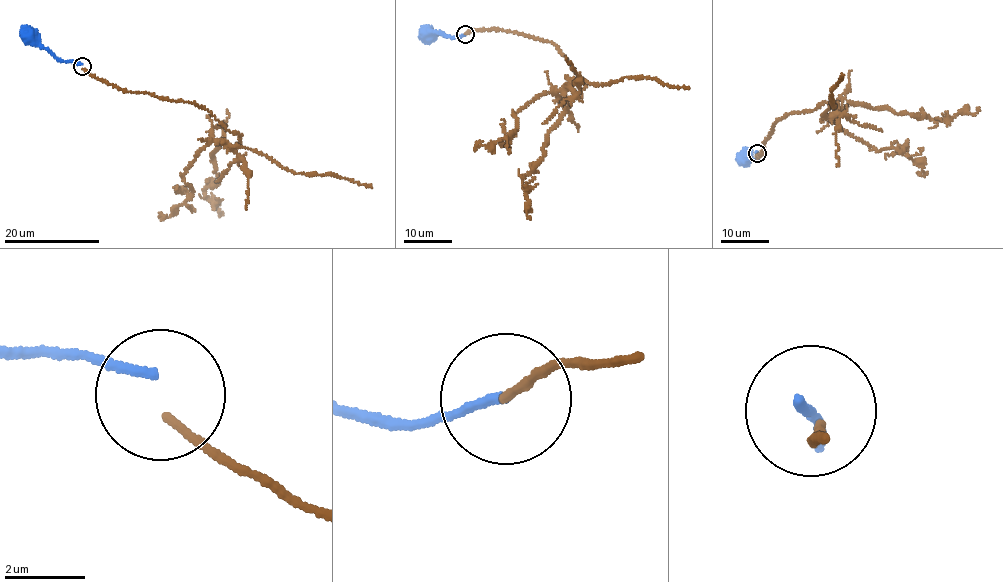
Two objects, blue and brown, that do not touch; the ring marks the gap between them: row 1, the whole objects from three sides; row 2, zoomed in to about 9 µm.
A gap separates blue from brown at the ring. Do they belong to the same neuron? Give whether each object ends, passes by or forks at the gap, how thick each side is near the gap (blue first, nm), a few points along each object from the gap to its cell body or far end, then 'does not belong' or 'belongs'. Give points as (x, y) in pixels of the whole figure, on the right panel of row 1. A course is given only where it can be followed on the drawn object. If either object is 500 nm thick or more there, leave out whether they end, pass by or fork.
blue ends; brown ends; calibres 240 and 190 nm; course blue (756, 152), (758, 158), (755, 160), (747, 159), (742, 154), (744, 151); course brown (758, 155), (773, 124), (822, 103), (837, 102), (832, 116), (852, 104), (934, 120), (980, 109); does not belong

